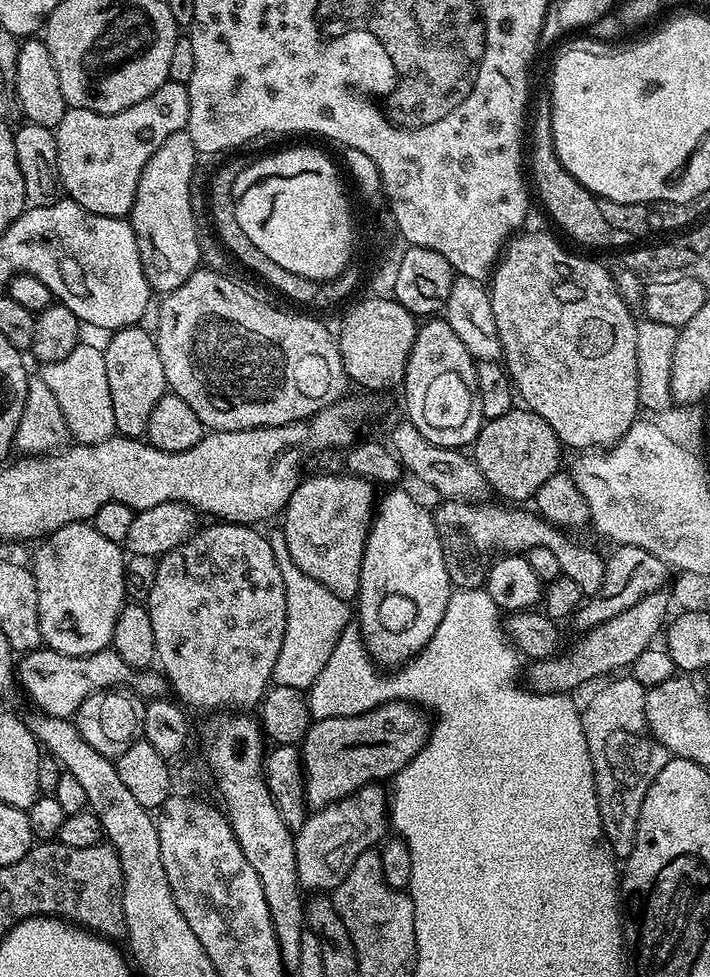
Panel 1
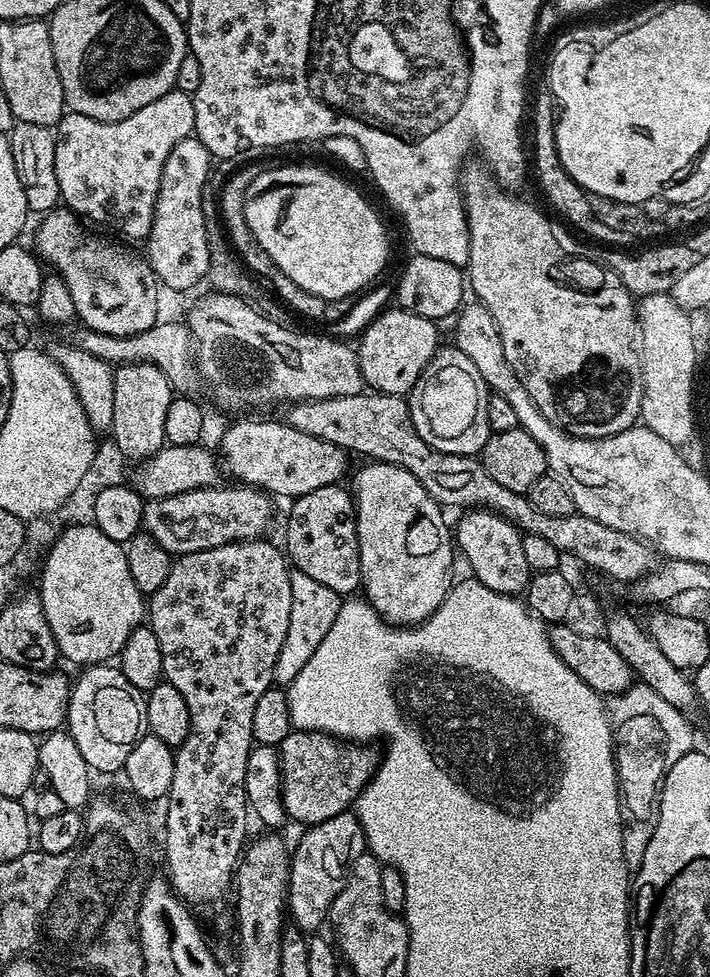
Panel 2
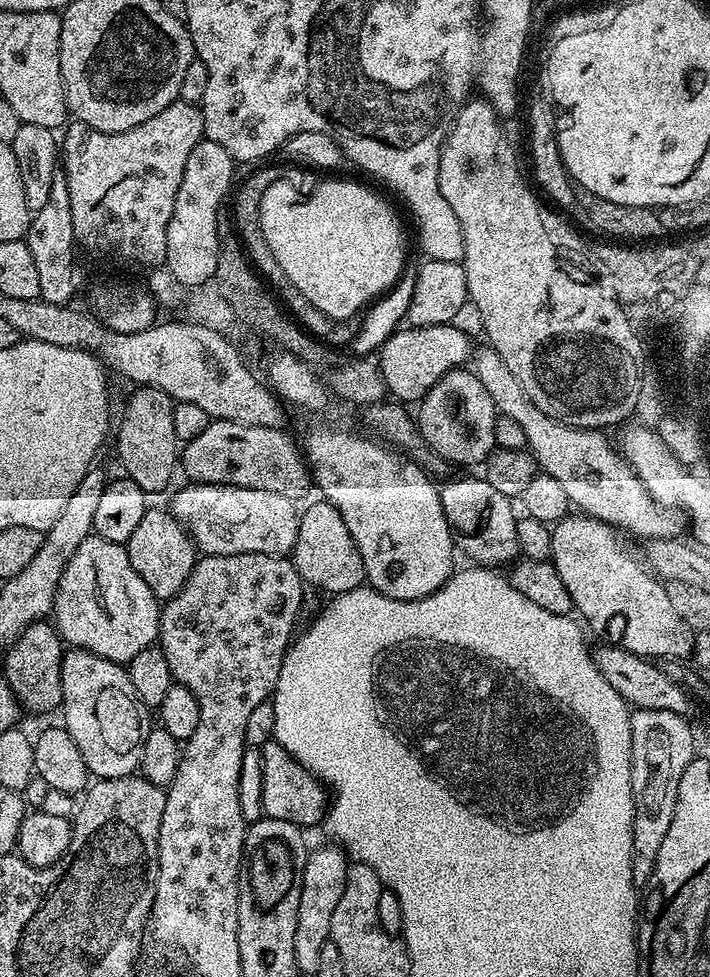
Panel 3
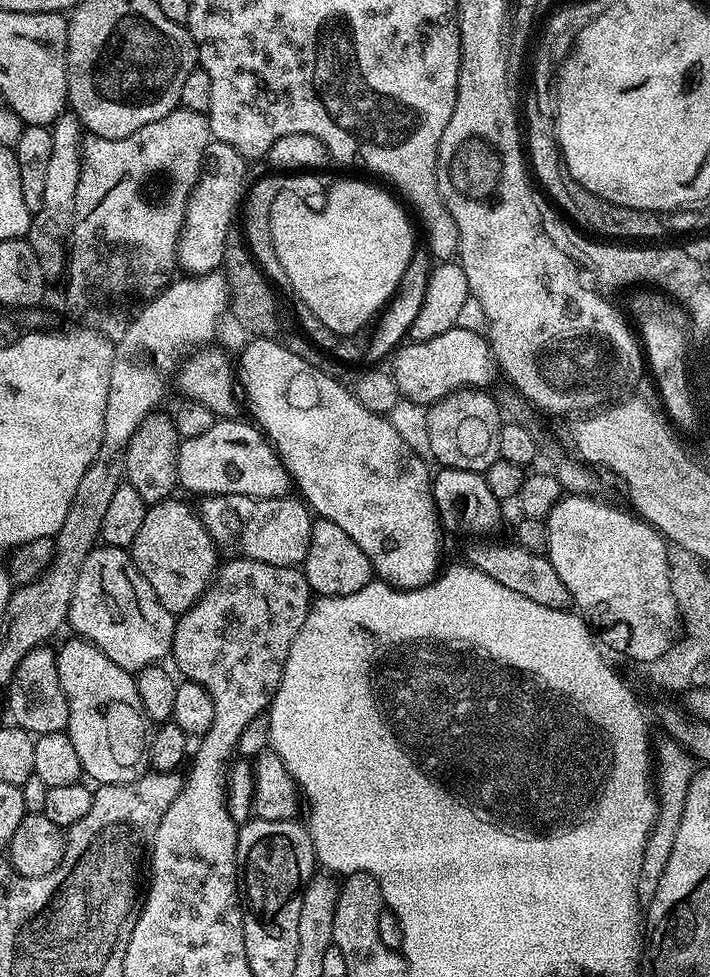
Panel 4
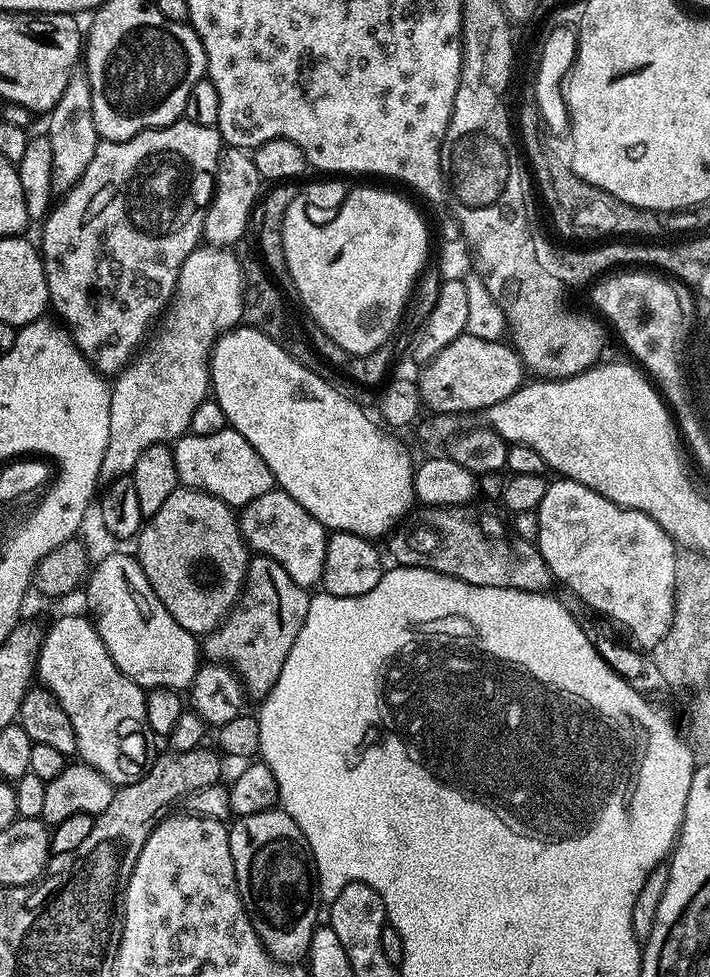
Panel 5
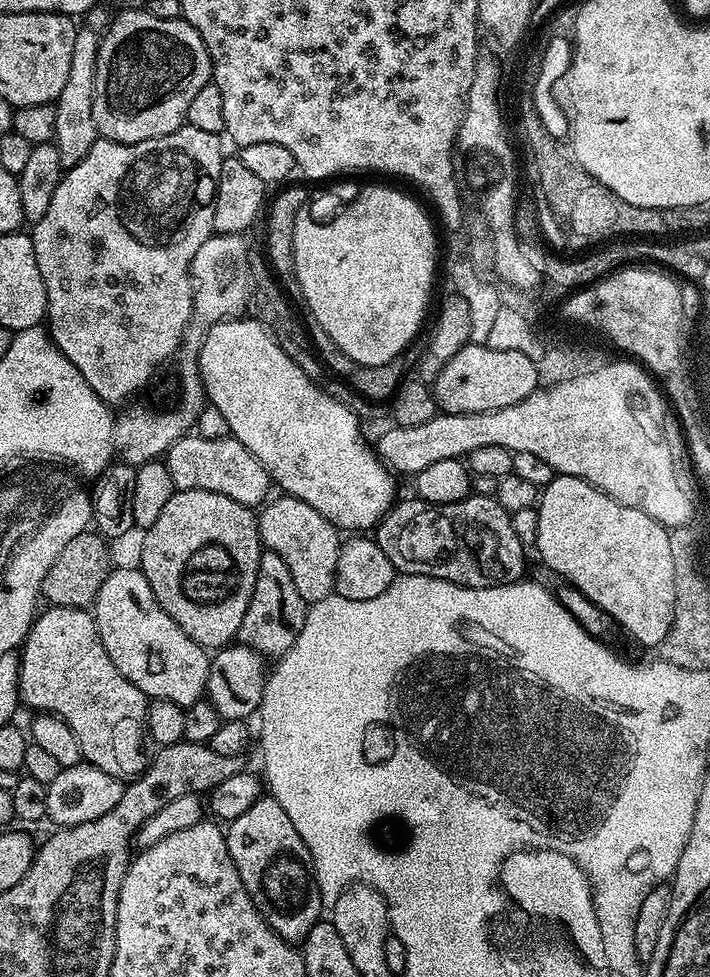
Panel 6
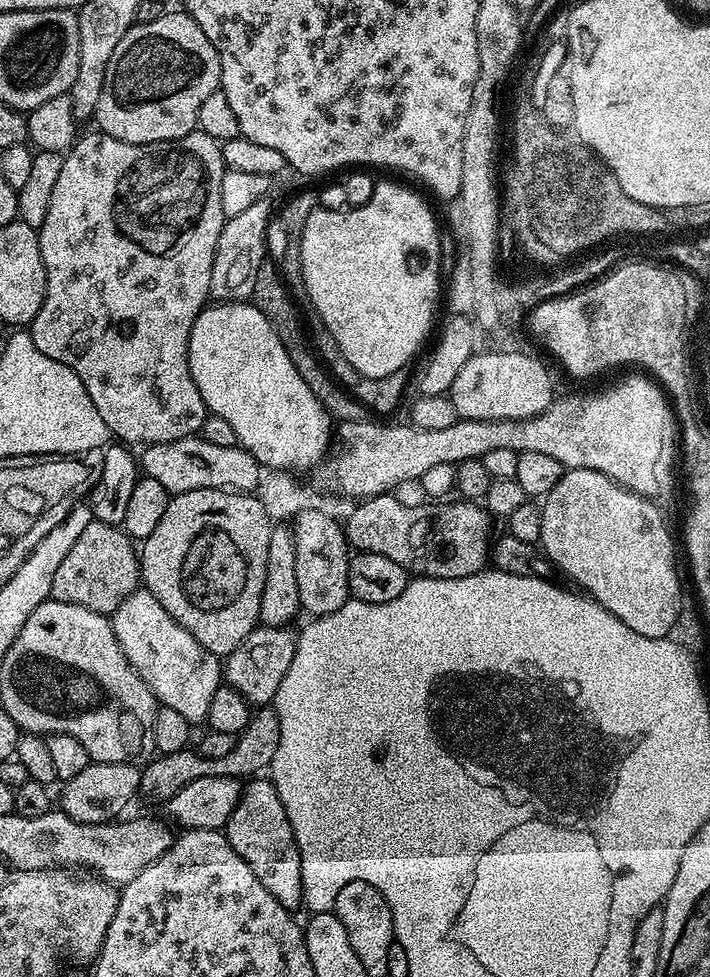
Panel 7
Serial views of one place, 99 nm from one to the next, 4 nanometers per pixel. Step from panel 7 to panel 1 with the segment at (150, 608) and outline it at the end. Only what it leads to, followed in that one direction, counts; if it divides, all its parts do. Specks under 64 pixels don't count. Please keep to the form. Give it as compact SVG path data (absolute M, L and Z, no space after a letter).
M91 523L67 524L43 537L36 561L30 564L38 586L38 626L41 641L55 652L67 656L89 656L105 651L112 643L114 622L126 603L124 594L125 553L121 545L110 542Z

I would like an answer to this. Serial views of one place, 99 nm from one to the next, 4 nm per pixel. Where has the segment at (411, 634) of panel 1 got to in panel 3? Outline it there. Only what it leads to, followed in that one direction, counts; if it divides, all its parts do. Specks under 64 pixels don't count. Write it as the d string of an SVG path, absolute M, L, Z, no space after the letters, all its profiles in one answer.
M320 424L312 428L302 439L302 451L319 495L342 514L350 538L362 554L362 566L367 583L392 600L417 600L434 594L451 578L454 571L452 552L454 537L448 527L440 501L440 488L433 477L412 461L412 457L391 447L371 435L359 436L348 428L331 428Z

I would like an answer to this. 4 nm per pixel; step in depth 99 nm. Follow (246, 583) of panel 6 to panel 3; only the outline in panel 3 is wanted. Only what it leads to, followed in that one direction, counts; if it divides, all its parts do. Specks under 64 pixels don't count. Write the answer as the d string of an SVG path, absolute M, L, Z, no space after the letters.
M150 506L146 514L142 514L142 522L130 534L127 542L130 566L138 570L138 578L150 586L157 600L167 602L172 596L182 590L182 586L190 578L198 559L198 549L192 543L192 537L187 530L177 522L167 507Z

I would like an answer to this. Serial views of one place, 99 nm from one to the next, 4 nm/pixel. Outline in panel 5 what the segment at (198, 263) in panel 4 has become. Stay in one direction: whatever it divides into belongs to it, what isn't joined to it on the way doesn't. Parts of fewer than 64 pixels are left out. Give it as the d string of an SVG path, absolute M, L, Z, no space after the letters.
M225 147L216 163L214 191L204 216L202 236L212 246L236 246L248 228L248 219L253 219L254 209L262 196L262 181L251 155L243 148Z

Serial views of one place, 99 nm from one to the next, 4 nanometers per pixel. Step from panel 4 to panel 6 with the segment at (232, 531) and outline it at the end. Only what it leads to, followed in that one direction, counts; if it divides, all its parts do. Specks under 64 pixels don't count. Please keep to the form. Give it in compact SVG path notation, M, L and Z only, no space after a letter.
M287 494L277 497L277 500L269 499L259 509L256 525L260 531L261 545L267 551L278 554L282 562L286 562L290 569L290 578L294 578L294 587L298 594L302 594L305 604L317 604L322 598L333 595L342 543L341 533L335 524L322 518L322 514L314 510L314 506L306 506L306 502Z

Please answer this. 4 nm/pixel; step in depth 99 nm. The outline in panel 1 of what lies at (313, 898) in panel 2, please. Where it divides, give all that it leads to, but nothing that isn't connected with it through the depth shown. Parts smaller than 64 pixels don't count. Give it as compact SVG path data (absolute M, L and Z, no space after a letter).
M379 783L368 784L341 800L335 800L330 806L315 809L301 828L295 829L296 861L301 889L312 894L328 894L338 887L350 874L354 862L364 852L371 852L389 835L390 832L390 796Z

